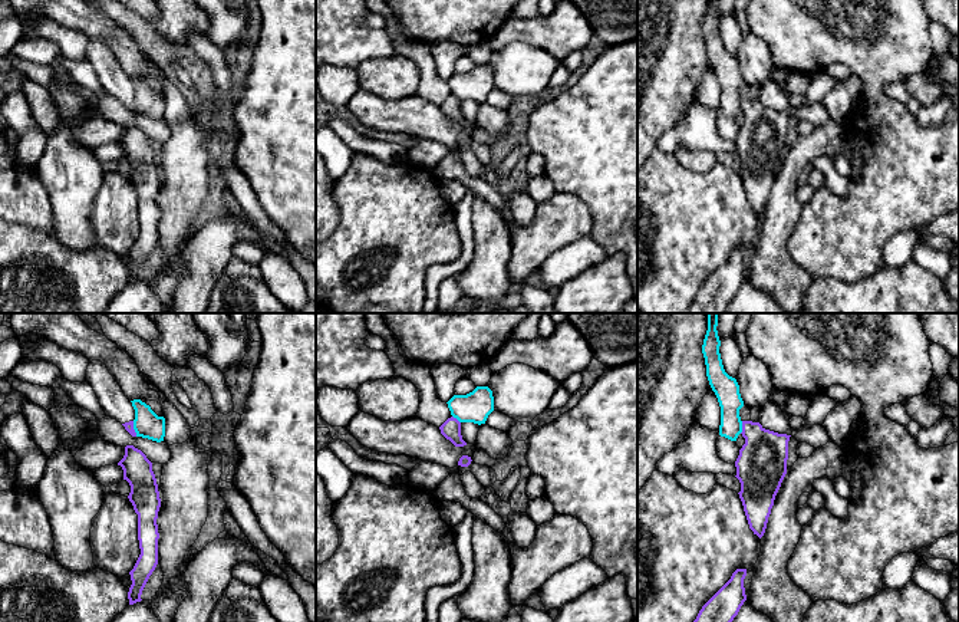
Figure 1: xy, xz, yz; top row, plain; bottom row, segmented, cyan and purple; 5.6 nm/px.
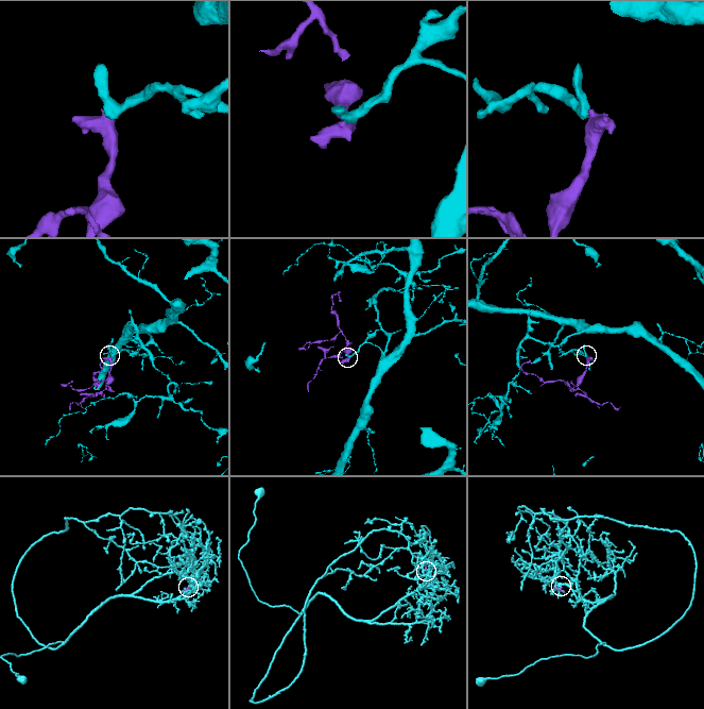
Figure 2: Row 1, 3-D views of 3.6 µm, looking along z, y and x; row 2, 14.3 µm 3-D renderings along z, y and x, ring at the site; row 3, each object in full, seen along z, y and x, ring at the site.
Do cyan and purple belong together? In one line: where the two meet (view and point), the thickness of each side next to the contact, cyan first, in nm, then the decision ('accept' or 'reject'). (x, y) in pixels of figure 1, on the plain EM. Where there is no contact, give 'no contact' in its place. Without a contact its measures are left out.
contact yz (741, 105); calibres 140 and 280 nm; reject

